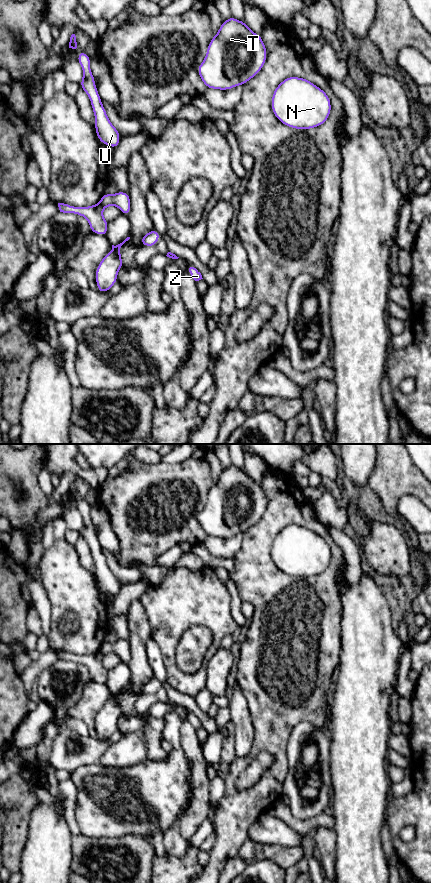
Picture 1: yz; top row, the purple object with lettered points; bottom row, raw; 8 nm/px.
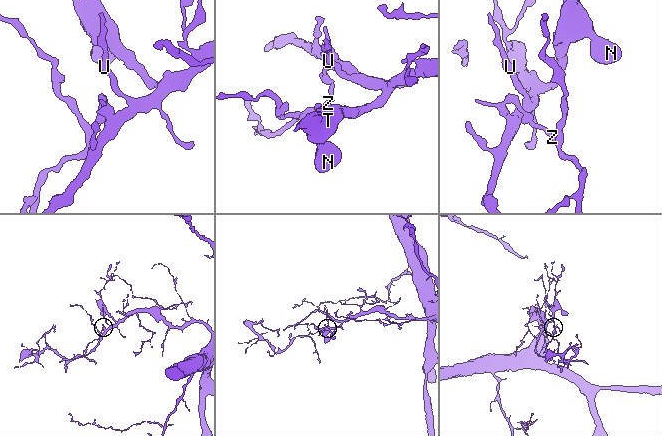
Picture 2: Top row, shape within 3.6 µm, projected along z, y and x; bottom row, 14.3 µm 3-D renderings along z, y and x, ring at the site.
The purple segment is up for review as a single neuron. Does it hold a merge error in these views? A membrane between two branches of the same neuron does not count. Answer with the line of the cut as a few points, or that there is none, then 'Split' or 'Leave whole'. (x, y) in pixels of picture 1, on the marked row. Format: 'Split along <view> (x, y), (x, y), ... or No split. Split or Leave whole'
Split along yz (99, 203), (103, 208). Split

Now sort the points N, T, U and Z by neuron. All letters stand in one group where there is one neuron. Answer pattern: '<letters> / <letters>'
N T U / Z

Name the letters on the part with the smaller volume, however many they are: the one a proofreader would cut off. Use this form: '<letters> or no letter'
Z

